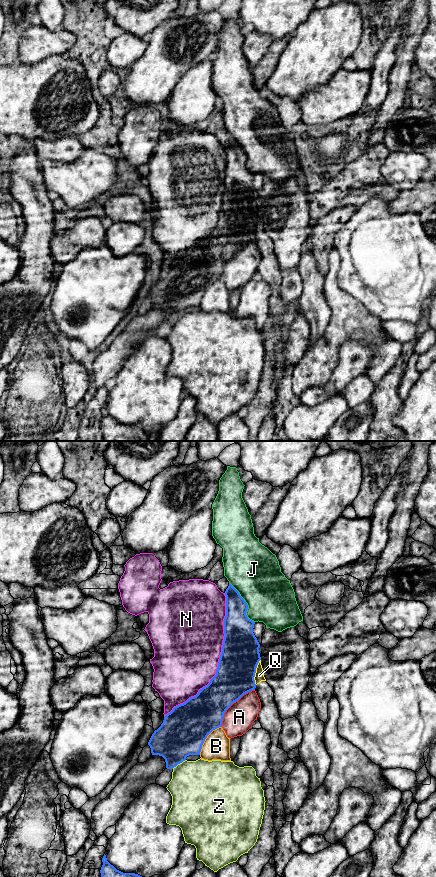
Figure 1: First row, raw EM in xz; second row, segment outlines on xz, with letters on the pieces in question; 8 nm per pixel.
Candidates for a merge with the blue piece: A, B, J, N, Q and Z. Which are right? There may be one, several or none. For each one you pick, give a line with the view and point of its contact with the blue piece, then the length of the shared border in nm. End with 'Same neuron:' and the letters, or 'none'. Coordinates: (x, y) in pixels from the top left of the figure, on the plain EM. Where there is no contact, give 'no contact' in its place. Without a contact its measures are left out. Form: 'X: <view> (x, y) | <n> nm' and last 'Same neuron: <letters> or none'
Same neuron: none

